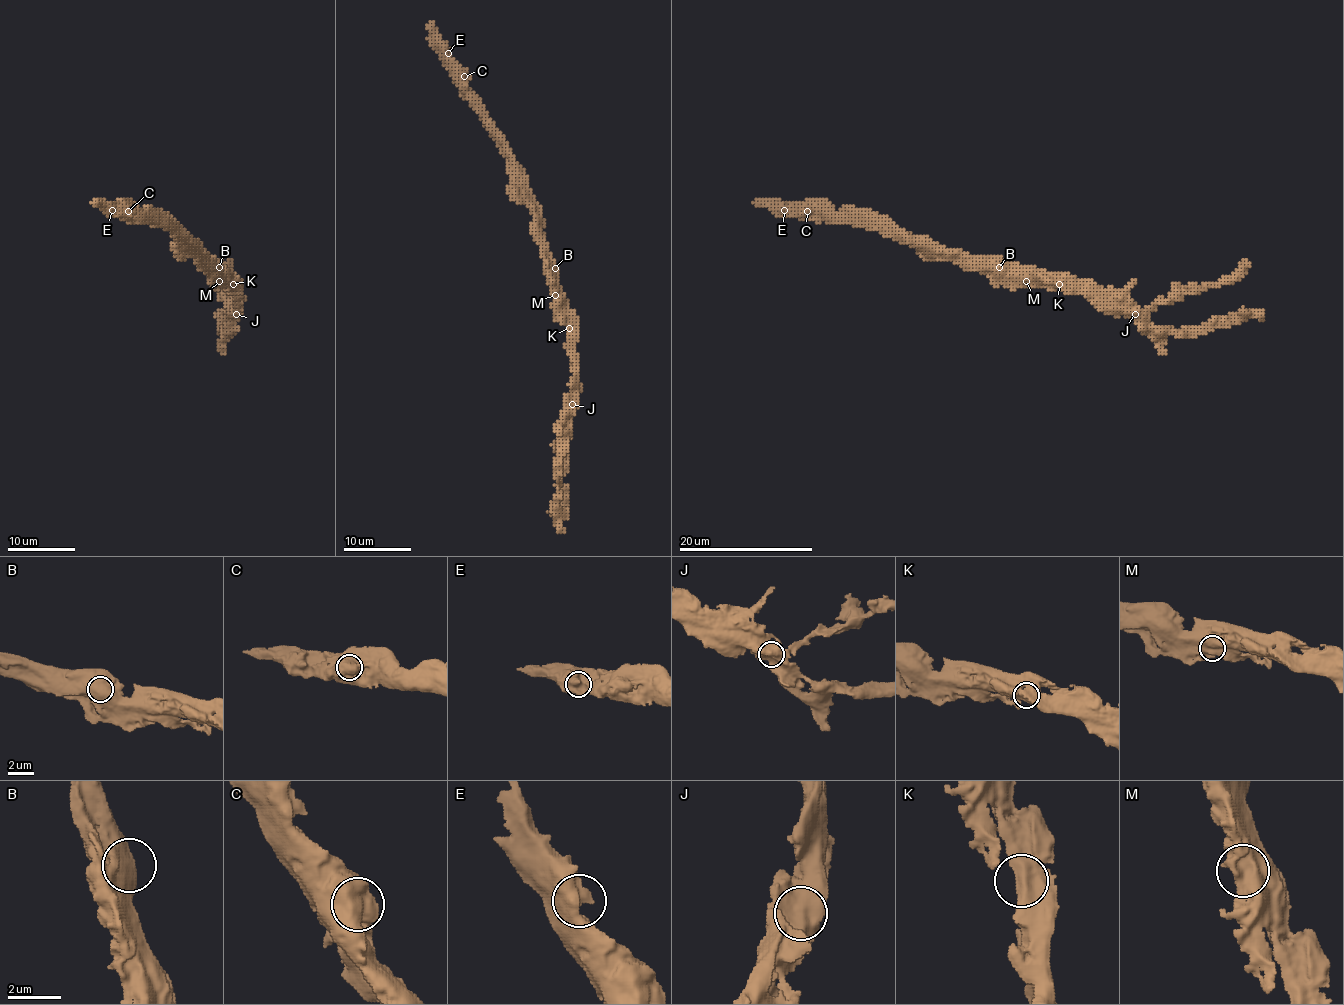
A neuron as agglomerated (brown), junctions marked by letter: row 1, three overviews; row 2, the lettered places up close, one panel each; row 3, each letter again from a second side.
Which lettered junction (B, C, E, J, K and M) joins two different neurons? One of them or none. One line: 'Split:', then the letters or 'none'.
Split: none

